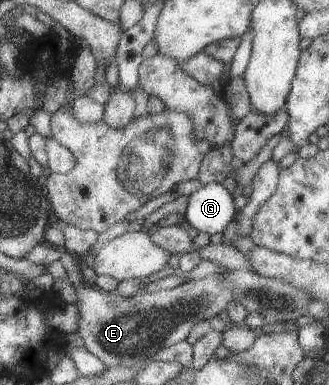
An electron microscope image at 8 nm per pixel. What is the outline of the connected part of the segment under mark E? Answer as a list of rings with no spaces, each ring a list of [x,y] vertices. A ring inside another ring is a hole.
[[[62,251],[59,259],[67,278],[77,291],[79,318],[76,333],[84,340],[88,351],[99,357],[107,368],[129,368],[154,356],[160,349],[186,340],[196,323],[213,318],[232,302],[242,303],[249,313],[261,313],[266,324],[277,323],[289,327],[297,318],[306,315],[307,304],[312,301],[308,292],[299,290],[287,281],[267,278],[242,269],[189,281],[172,289],[157,292],[143,290],[131,298],[123,298],[117,291],[105,292],[96,285],[85,282],[77,259],[70,253]]]

